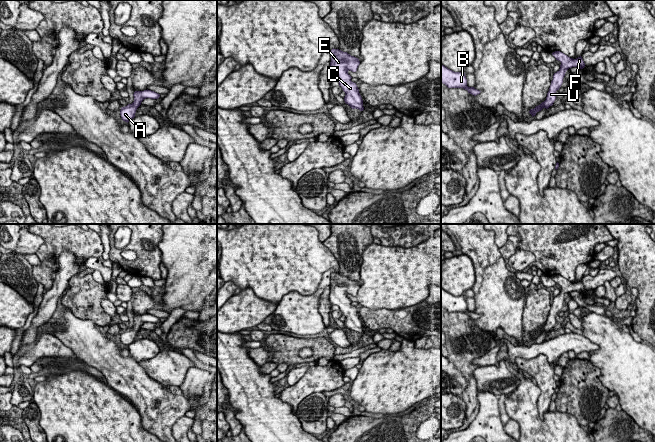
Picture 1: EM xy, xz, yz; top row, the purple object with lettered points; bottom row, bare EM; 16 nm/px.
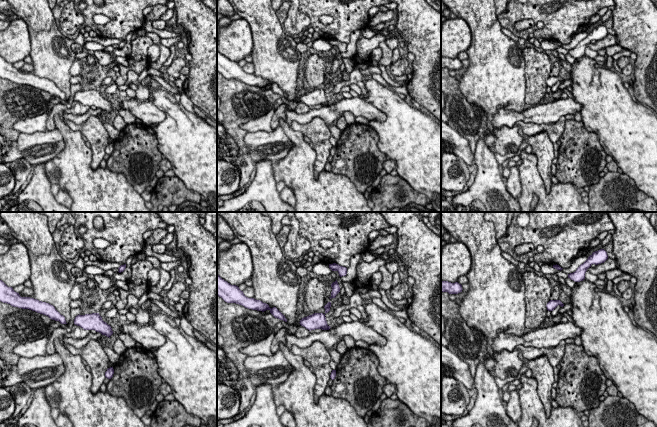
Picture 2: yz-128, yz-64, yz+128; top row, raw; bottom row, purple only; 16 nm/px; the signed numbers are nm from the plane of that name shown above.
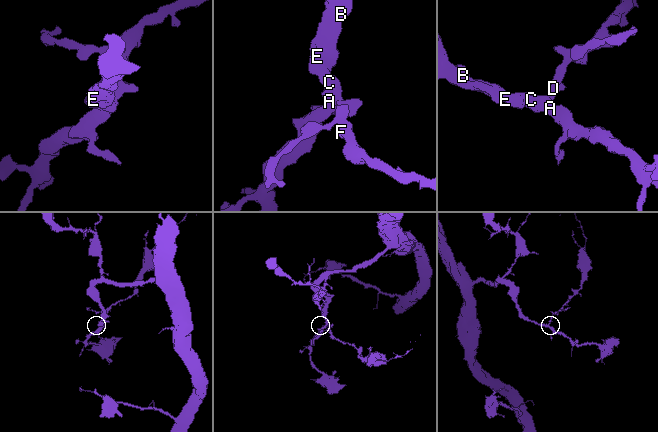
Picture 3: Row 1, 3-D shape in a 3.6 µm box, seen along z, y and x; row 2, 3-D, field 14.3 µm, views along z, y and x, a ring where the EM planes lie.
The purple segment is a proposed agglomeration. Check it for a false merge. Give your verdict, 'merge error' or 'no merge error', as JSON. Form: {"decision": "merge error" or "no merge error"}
{"decision": "no merge error"}

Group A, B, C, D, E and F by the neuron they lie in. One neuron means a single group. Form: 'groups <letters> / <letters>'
groups A B C D E F

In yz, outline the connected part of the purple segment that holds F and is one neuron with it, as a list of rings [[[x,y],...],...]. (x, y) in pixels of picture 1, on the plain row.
[[[555,275],[552,277],[552,279],[556,282],[556,284],[561,286],[560,293],[553,299],[553,304],[551,305],[546,324],[529,335],[532,341],[535,340],[536,337],[541,335],[543,332],[548,333],[553,329],[556,323],[556,315],[561,311],[565,297],[569,292],[578,291],[583,293],[585,291],[585,287],[581,280],[573,283],[560,275]]]

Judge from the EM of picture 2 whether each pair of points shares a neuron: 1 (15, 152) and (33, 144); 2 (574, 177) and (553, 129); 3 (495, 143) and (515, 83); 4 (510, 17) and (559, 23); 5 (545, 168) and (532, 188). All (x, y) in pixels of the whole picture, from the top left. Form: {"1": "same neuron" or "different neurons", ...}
{"1": "same neuron", "2": "different neurons", "3": "different neurons", "4": "same neuron", "5": "different neurons"}

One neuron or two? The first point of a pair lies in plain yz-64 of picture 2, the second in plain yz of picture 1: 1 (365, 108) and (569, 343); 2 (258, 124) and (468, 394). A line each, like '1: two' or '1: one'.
1: one
2: two

